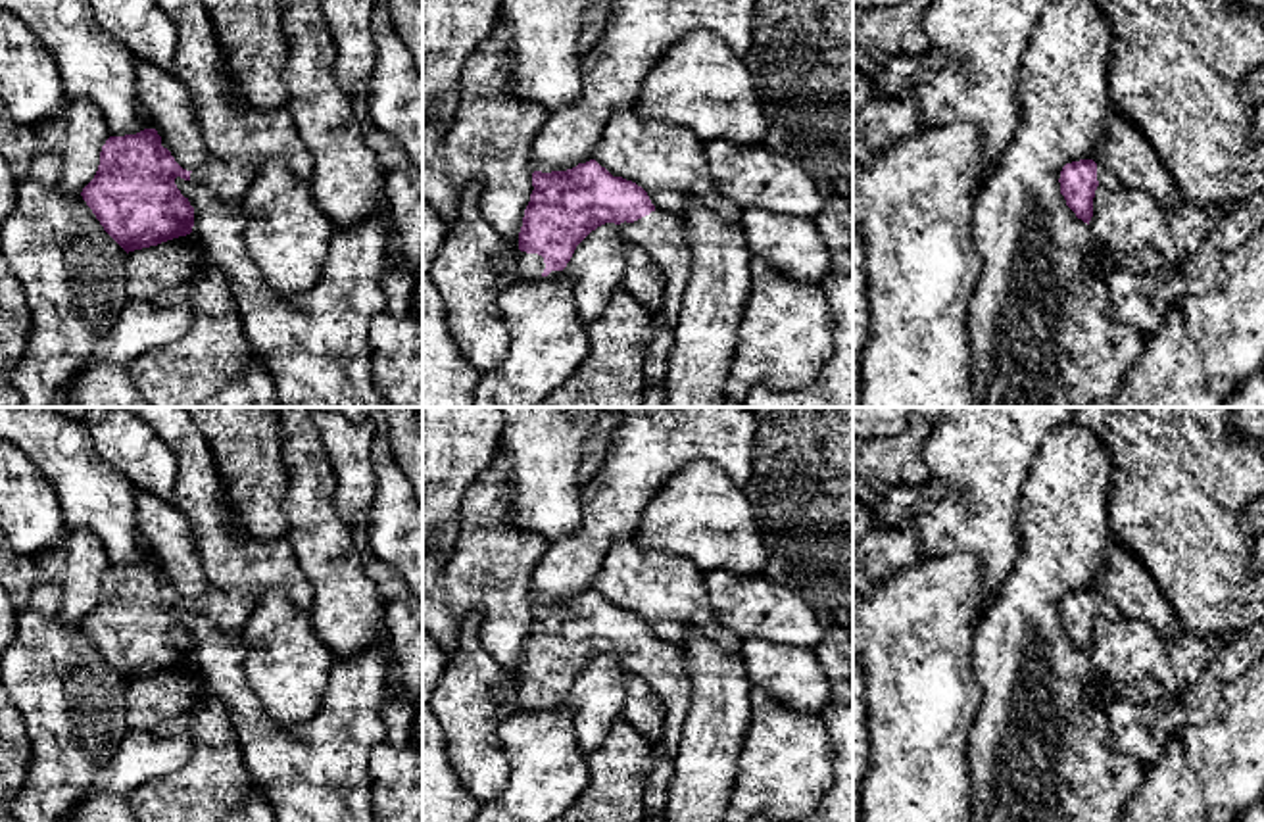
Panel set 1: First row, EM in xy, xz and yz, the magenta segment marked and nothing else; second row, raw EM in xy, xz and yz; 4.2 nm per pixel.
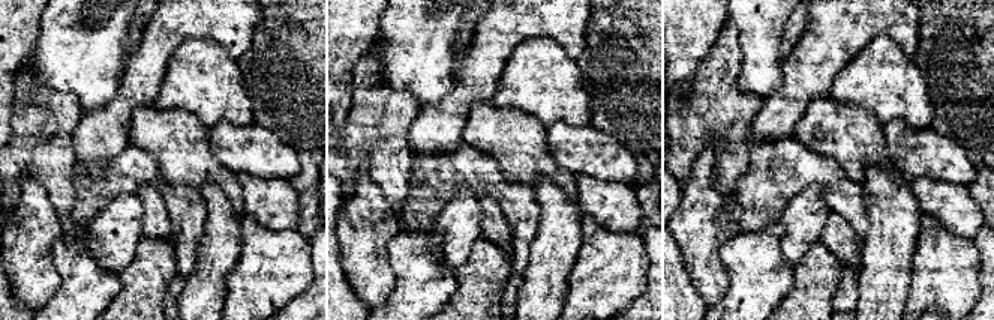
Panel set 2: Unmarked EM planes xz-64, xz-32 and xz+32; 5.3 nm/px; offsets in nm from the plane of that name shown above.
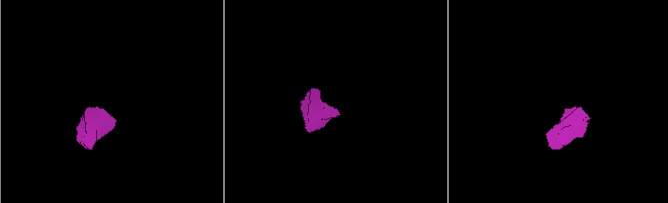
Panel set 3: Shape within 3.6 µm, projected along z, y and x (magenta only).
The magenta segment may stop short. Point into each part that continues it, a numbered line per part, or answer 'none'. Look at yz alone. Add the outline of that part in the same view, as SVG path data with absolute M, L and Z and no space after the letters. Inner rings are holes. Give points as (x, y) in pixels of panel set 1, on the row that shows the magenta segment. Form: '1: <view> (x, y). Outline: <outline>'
1: yz (1107, 179). Outline: M1097 165L1097 181L1099 181L1099 186L1106 190L1124 188L1118 177L1112 171L1108 171L1105 165Z

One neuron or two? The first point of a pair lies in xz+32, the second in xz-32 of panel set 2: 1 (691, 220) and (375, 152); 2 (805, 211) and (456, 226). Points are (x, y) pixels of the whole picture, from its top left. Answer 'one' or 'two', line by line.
1: two
2: one

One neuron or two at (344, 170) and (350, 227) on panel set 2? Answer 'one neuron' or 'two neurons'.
two neurons

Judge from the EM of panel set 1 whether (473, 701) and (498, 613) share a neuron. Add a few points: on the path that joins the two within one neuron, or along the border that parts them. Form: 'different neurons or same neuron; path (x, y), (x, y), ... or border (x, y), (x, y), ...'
different neurons; border (471, 607), (485, 615), (483, 646), (517, 671)

